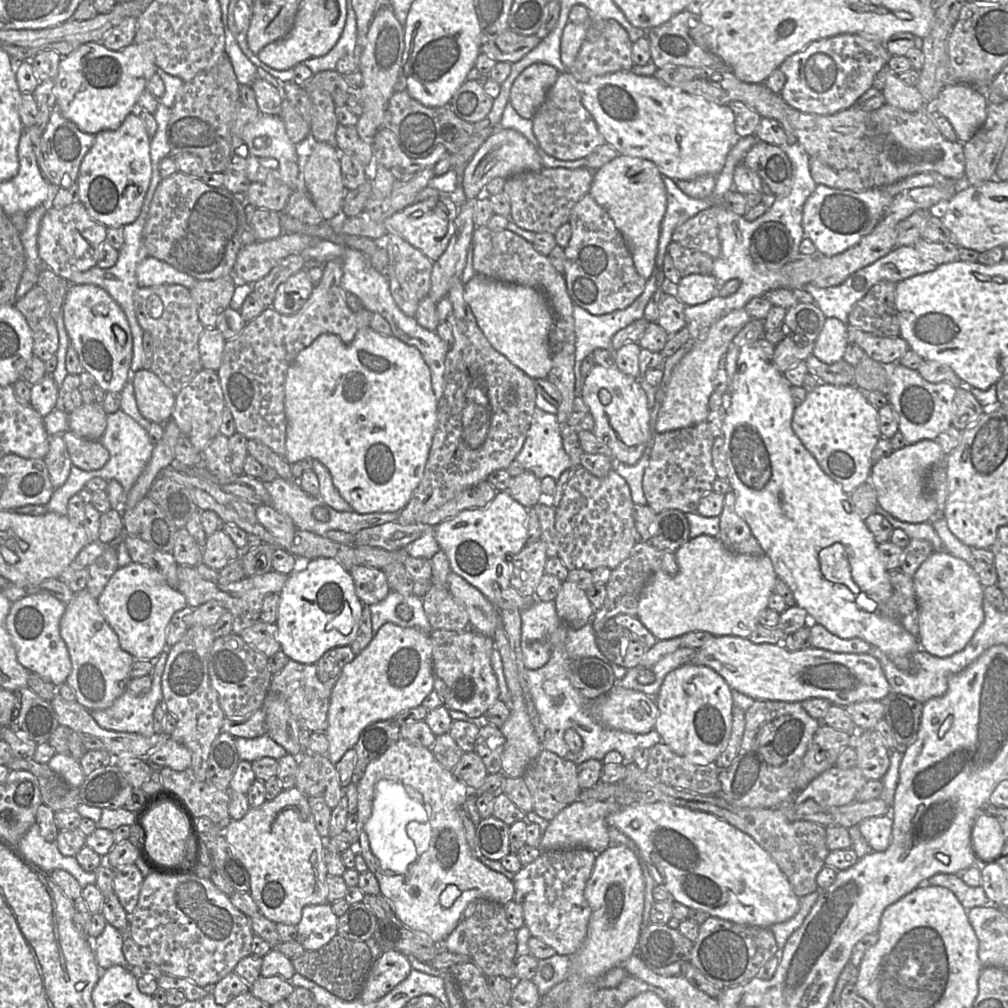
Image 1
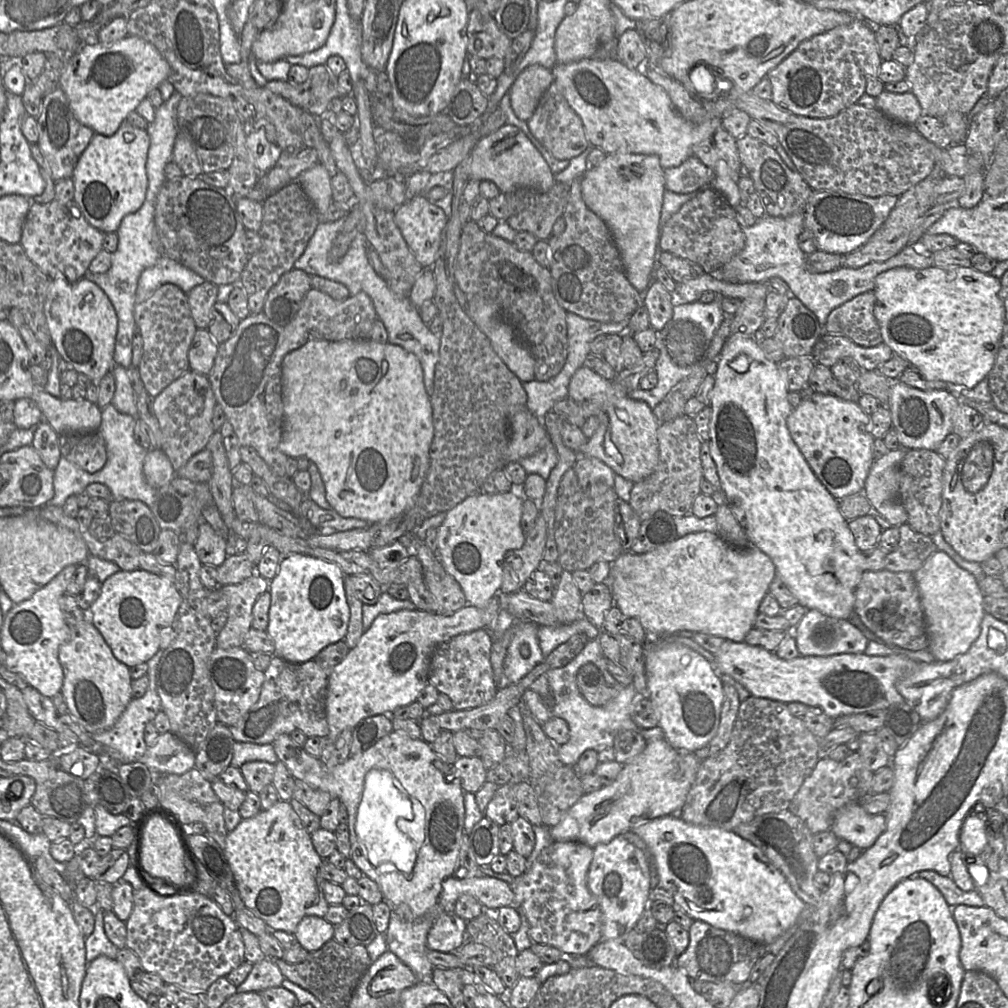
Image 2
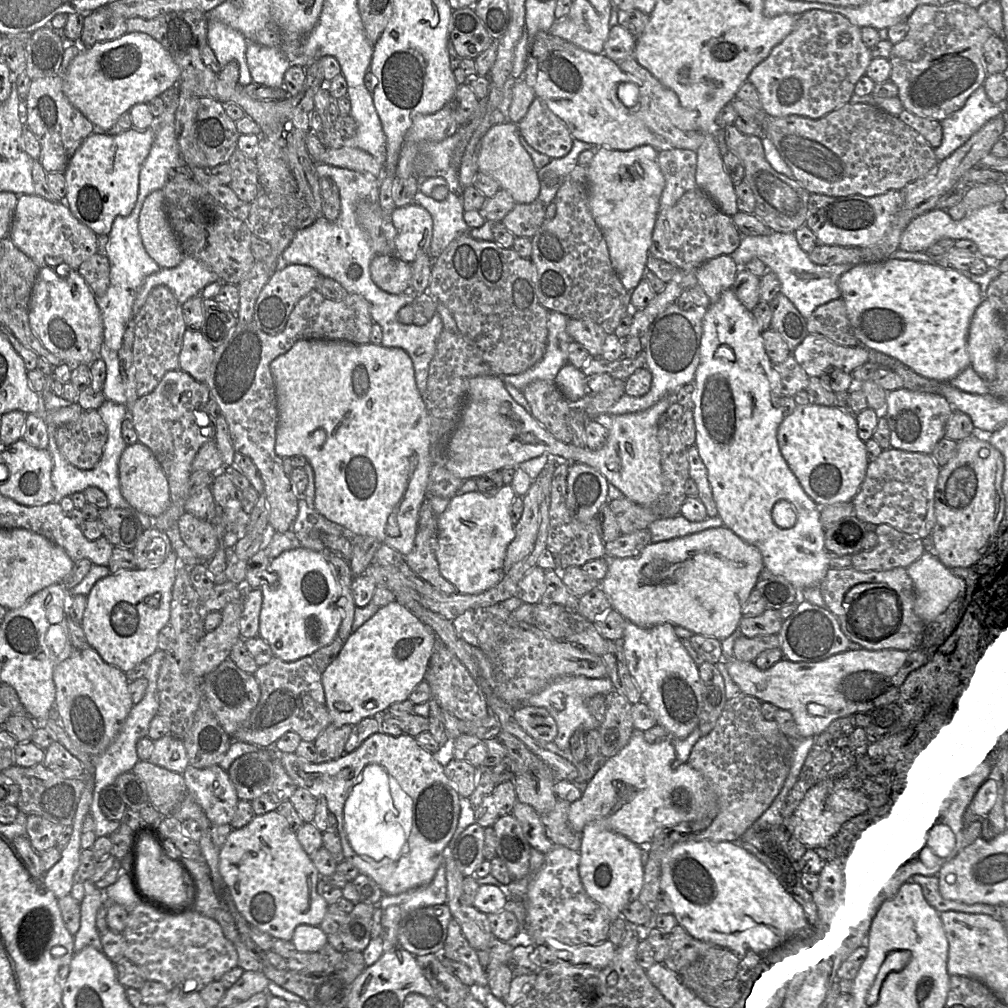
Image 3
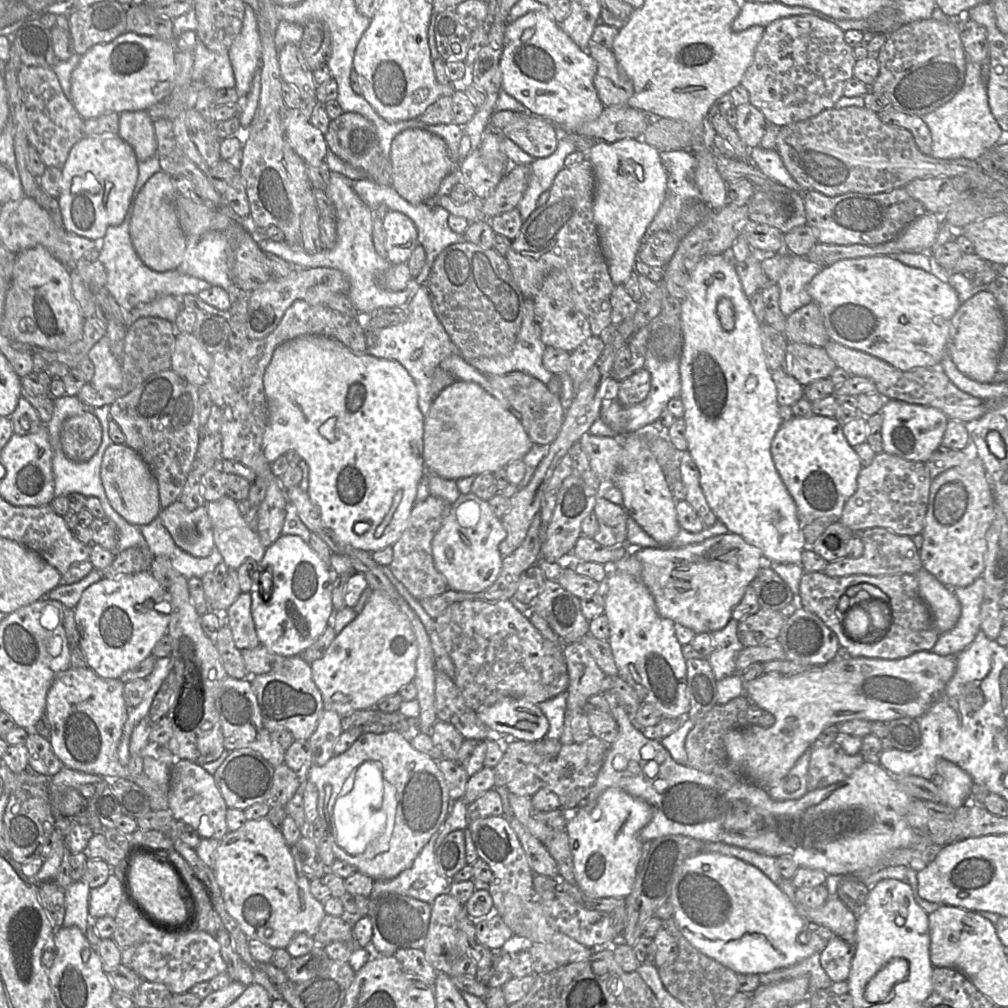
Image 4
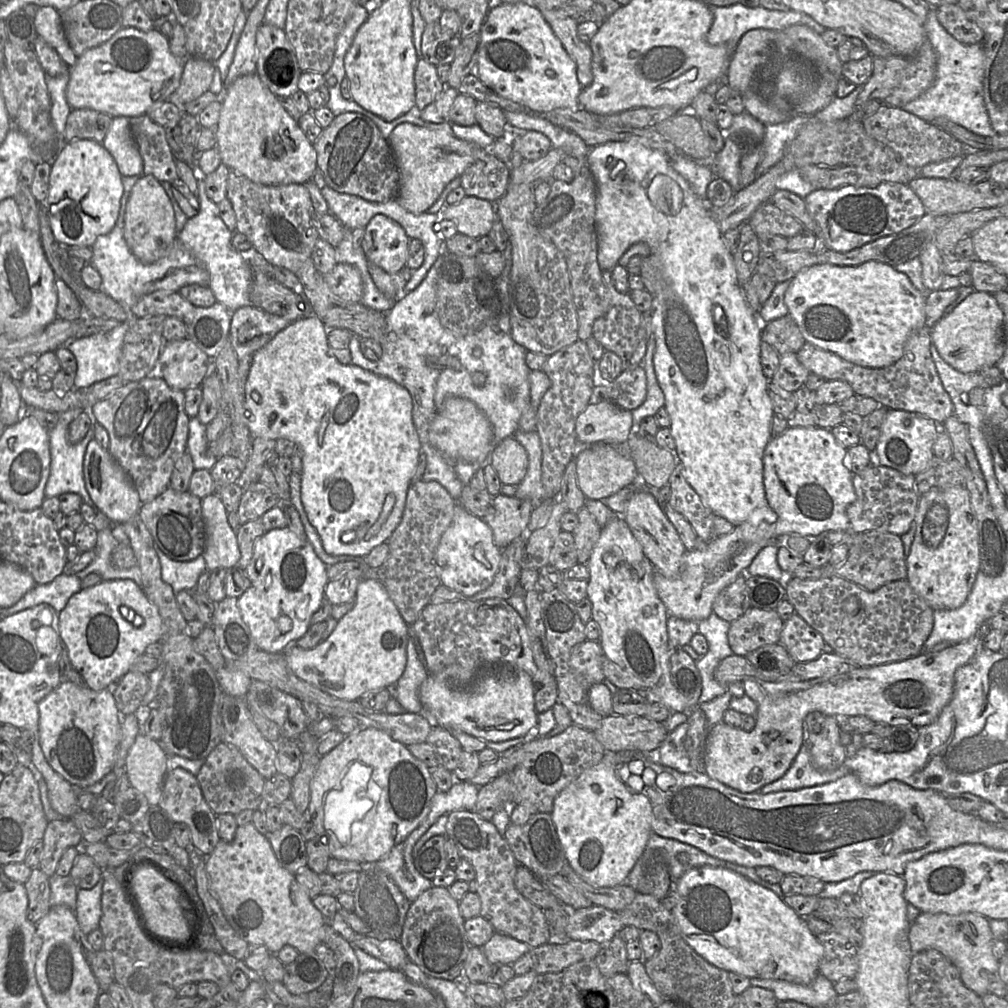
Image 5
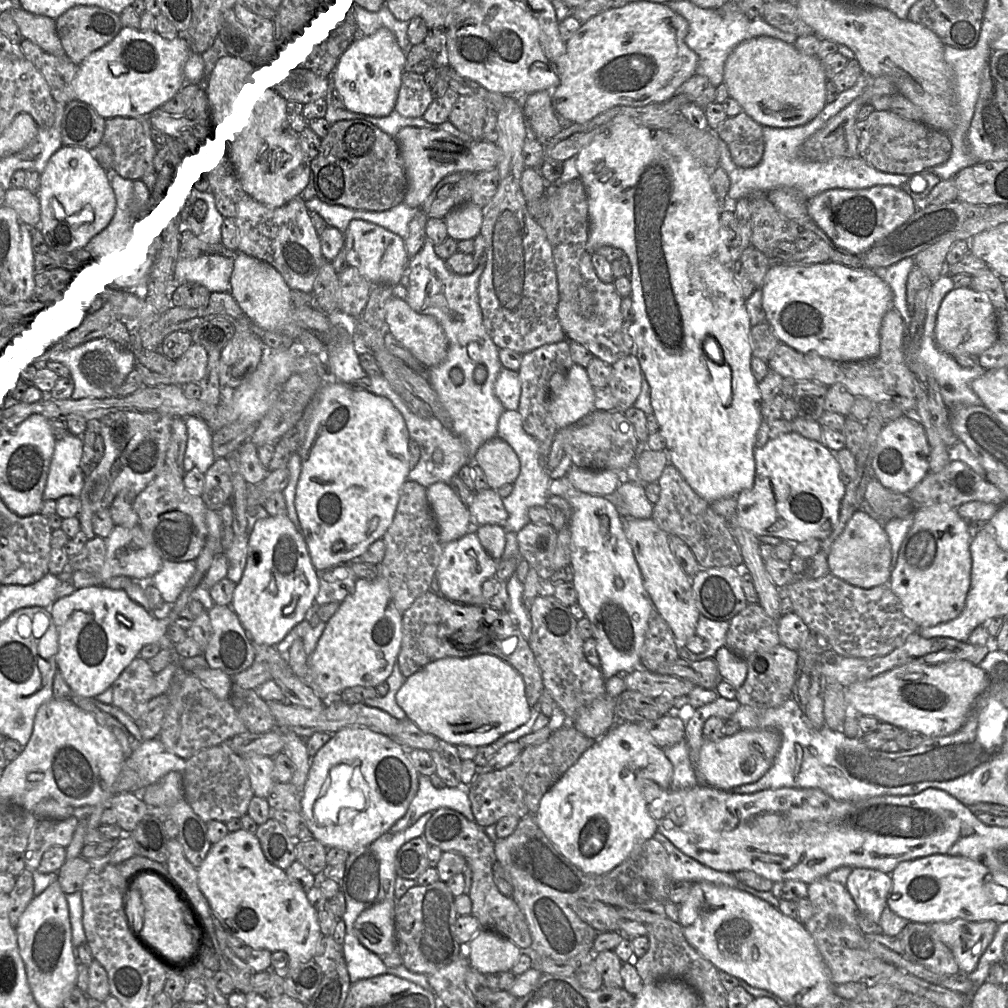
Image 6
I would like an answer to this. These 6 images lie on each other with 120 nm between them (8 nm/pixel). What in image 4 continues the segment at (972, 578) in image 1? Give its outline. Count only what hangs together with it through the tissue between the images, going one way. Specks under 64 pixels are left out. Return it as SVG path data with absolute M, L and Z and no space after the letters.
M924 567L915 576L920 593L931 610L939 634L950 631L961 615L961 604L954 590L942 584Z

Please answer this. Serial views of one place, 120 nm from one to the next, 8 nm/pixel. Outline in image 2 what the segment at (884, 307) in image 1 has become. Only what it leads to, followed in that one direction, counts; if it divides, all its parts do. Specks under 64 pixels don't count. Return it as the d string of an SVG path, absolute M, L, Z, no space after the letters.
M873 290L855 296L830 312L823 332L845 336L863 347L877 346L883 338L874 314L875 304Z

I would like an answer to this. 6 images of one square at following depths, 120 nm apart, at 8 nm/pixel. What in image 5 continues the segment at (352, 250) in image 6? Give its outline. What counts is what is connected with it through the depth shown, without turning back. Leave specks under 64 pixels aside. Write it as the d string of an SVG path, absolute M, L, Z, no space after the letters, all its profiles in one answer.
M378 214L365 226L360 244L368 262L391 275L406 266L409 242L410 238L398 222Z

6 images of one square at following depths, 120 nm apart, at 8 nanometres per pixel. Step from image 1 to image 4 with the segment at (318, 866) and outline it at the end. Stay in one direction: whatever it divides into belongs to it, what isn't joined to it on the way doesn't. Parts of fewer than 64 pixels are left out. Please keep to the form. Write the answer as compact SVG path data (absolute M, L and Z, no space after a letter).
M262 817L246 820L237 831L228 831L219 841L214 873L227 912L238 922L248 939L259 940L273 949L286 948L292 938L304 932L314 937L325 916L323 902L316 900L309 889L310 880L301 875L295 866L290 846L280 829Z

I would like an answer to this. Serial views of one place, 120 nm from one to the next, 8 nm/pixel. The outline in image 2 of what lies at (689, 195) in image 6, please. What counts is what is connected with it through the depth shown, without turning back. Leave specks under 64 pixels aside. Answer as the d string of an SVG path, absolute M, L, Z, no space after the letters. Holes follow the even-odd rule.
M610 153L582 178L587 207L608 226L616 243L627 279L639 292L646 292L660 249L660 218L666 189L665 173L653 154ZM744 334L730 335L726 340L720 354L716 359L716 372L714 373L715 383L710 392L709 407L711 408L711 418L709 423L709 446L710 454L716 464L720 478L721 489L723 490L726 502L733 515L744 529L749 544L754 545L764 552L772 561L778 575L787 585L792 594L796 597L798 604L806 609L815 609L821 613L838 618L850 620L854 613L855 590L861 580L863 570L862 551L857 547L853 534L846 520L838 507L838 500L834 498L825 486L819 481L808 462L804 458L800 449L794 442L787 427L787 418L794 409L788 400L789 390L783 371L775 363L768 359L756 341L756 336Z

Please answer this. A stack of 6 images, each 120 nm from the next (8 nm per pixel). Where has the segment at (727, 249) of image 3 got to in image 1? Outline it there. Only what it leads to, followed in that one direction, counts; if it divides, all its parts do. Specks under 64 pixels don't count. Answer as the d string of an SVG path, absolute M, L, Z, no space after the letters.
M711 206L678 225L672 234L672 241L708 254L713 259L721 252L718 226L718 206Z

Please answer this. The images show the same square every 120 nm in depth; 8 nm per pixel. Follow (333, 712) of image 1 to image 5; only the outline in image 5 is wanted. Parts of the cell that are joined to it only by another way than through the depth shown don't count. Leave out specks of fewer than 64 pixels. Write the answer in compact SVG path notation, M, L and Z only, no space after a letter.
M379 579L360 580L354 607L338 620L337 626L326 641L310 650L302 649L294 642L284 653L290 670L298 678L328 695L346 701L358 701L368 692L387 689L389 685L399 680L407 663L408 624Z

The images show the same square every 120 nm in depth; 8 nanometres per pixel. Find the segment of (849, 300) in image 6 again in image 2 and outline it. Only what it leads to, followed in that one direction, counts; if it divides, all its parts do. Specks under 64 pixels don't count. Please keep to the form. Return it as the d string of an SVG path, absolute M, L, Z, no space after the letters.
M931 266L924 269L910 267L896 267L880 273L876 279L873 292L876 296L874 314L879 324L883 342L890 346L895 355L900 355L916 366L927 378L942 380L954 385L964 385L967 388L976 386L993 368L1001 345L1005 322L1005 308L999 297L1000 279L990 273L983 273L971 266Z

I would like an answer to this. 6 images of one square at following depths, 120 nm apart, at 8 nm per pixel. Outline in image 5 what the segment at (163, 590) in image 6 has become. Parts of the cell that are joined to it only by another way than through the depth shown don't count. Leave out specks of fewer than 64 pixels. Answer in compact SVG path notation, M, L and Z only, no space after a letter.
M157 548L161 565L161 577L177 594L182 590L194 590L200 575L207 570L202 555L192 561L175 561Z

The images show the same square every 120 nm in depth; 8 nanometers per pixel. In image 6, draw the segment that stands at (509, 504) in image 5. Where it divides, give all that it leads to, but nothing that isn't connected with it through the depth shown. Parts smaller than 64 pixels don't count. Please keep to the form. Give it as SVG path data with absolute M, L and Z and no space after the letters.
M490 488L475 491L474 499L467 507L474 527L485 524L496 524L503 527L509 517L503 504L503 498L498 495L498 492Z

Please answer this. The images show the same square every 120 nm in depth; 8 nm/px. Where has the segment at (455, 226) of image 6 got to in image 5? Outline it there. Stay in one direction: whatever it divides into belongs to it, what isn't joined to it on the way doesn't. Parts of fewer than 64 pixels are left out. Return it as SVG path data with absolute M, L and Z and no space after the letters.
M467 195L459 203L446 204L440 214L455 223L459 234L473 238L486 236L496 220L492 202Z

